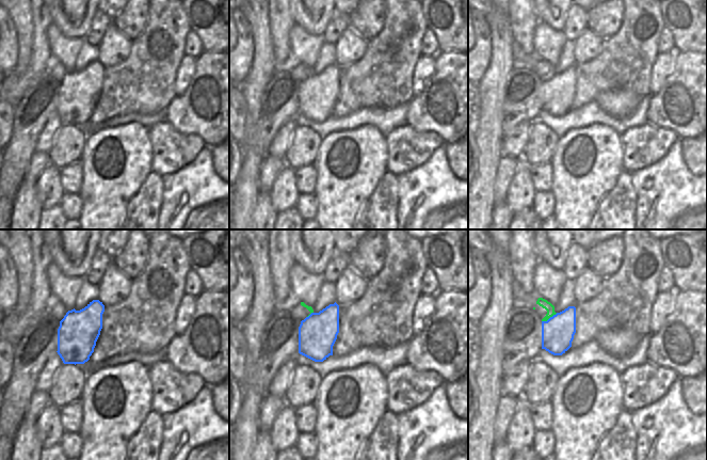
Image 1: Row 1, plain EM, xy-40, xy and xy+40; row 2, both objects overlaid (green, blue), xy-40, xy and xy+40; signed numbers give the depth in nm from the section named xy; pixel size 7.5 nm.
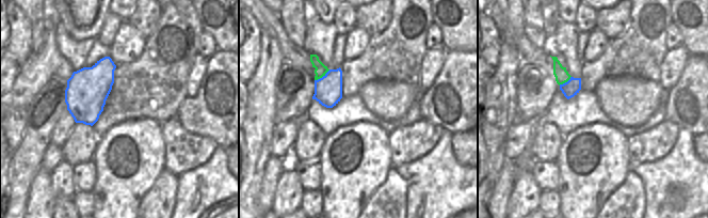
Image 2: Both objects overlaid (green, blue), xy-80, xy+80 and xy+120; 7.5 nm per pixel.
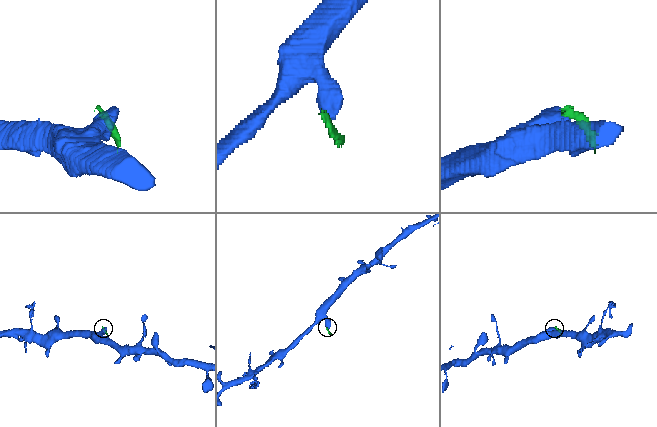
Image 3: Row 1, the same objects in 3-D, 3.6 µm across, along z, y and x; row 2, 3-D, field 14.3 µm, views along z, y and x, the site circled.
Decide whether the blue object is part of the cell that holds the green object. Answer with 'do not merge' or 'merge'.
do not merge

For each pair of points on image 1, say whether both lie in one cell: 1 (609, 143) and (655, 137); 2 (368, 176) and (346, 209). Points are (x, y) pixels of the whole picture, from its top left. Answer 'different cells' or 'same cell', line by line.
1: different cells
2: same cell

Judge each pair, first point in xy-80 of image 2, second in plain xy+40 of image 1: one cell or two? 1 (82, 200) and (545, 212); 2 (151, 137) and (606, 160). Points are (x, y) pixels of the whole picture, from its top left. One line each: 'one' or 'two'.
1: one
2: one

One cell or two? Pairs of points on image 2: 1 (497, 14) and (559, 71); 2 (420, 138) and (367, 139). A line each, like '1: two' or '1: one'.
1: one
2: two

